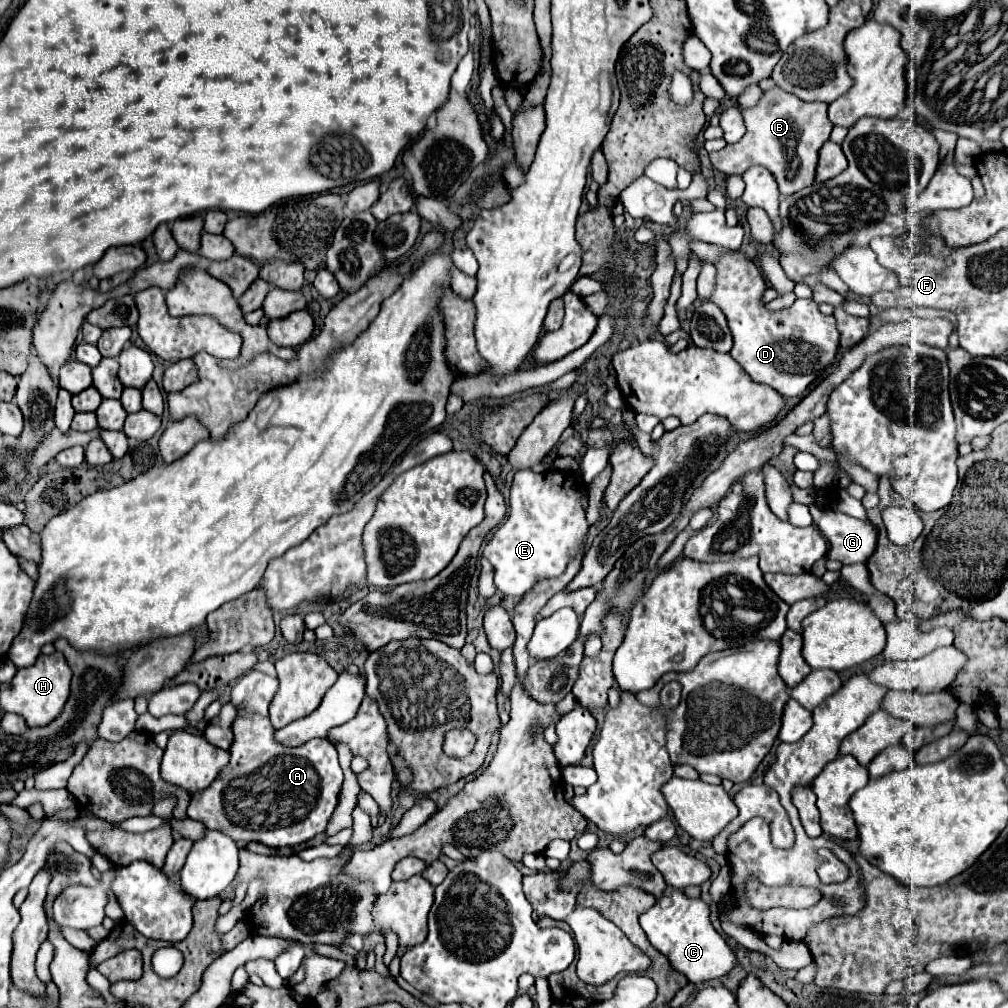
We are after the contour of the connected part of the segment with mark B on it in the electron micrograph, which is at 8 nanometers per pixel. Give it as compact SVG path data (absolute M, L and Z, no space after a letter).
M774 87L764 93L756 107L742 109L746 135L738 143L710 153L710 161L714 169L728 175L742 175L752 165L764 165L776 177L780 193L794 195L814 183L818 151L832 131L826 109L826 103L804 103L792 93Z

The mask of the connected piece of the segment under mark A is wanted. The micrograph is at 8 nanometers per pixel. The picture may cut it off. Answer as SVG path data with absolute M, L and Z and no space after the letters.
M238 709L232 723L234 743L230 747L230 763L218 773L210 787L192 793L188 817L204 823L208 829L222 831L236 841L258 841L268 847L292 847L310 841L314 835L324 833L332 813L338 805L342 787L342 767L338 753L328 739L310 739L298 747L286 747L274 739L274 727L268 717Z

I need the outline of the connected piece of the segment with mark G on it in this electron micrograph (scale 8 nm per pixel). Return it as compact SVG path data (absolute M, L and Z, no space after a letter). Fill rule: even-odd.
M818 491L814 501L808 507L810 507L810 513L814 517L814 525L820 529L820 533L828 541L828 559L836 559L842 565L868 561L868 557L876 549L876 529L870 527L868 521L858 521L858 519L838 511L834 501L826 495L826 491Z

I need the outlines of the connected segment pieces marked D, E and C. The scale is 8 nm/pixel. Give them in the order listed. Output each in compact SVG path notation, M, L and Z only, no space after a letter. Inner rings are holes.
M742 253L736 255L726 255L716 263L718 277L716 277L716 289L712 295L712 301L724 311L728 319L728 327L734 337L734 347L730 355L742 365L742 369L752 377L754 383L762 383L778 391L782 397L794 397L796 393L802 395L806 387L818 377L818 371L824 371L828 365L832 365L836 351L838 351L838 329L836 321L832 315L822 315L818 311L818 305L812 299L796 299L790 309L768 313L764 305L760 303L760 297L766 289L764 277L760 269L746 259ZM792 339L812 339L812 345L806 345L802 341L792 341Z
M526 469L514 475L512 491L510 491L510 513L506 521L496 529L492 539L486 543L482 555L496 569L494 583L498 591L502 591L504 595L516 597L516 595L526 595L542 579L552 579L562 575L566 565L578 553L584 551L586 539L588 539L588 521L582 509L582 485L576 481L576 475L568 471L534 473Z
M666 887L652 909L640 915L640 927L648 941L668 957L676 971L688 977L690 983L704 983L728 975L736 965L736 955L726 939L712 927L710 909L702 899L690 899L682 891Z

